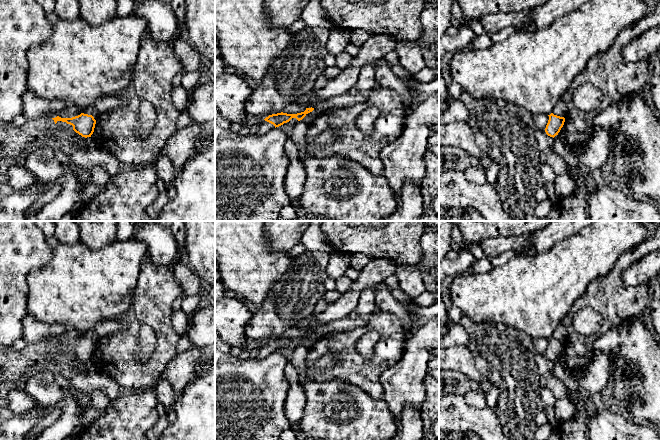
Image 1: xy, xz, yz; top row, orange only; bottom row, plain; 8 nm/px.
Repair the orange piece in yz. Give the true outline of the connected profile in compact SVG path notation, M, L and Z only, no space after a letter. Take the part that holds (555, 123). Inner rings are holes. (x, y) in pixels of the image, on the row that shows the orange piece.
M551 113L548 116L549 116L549 120L546 125L545 132L548 136L554 138L556 135L558 135L561 128L563 127L565 118L554 115L553 113Z

